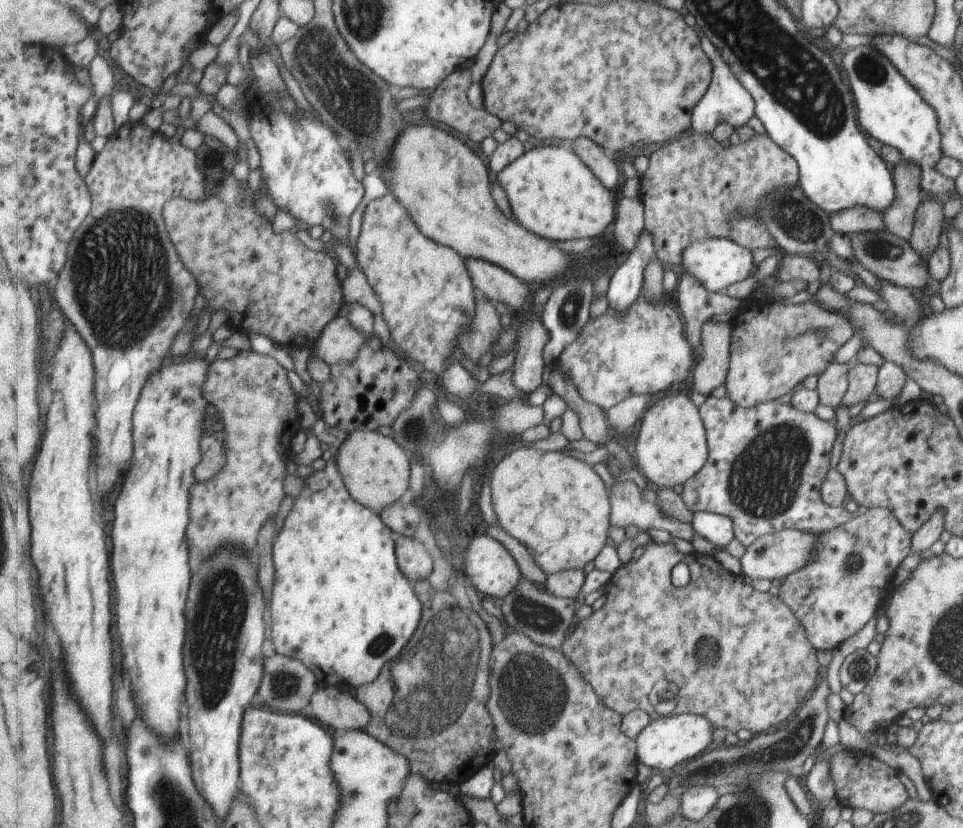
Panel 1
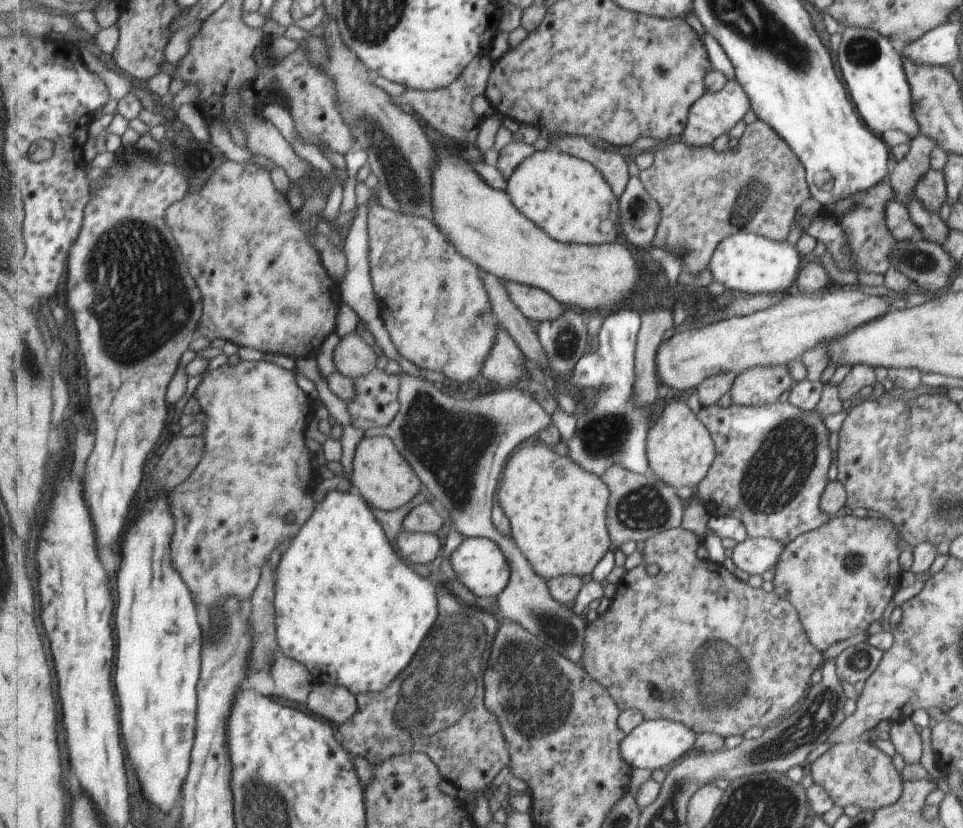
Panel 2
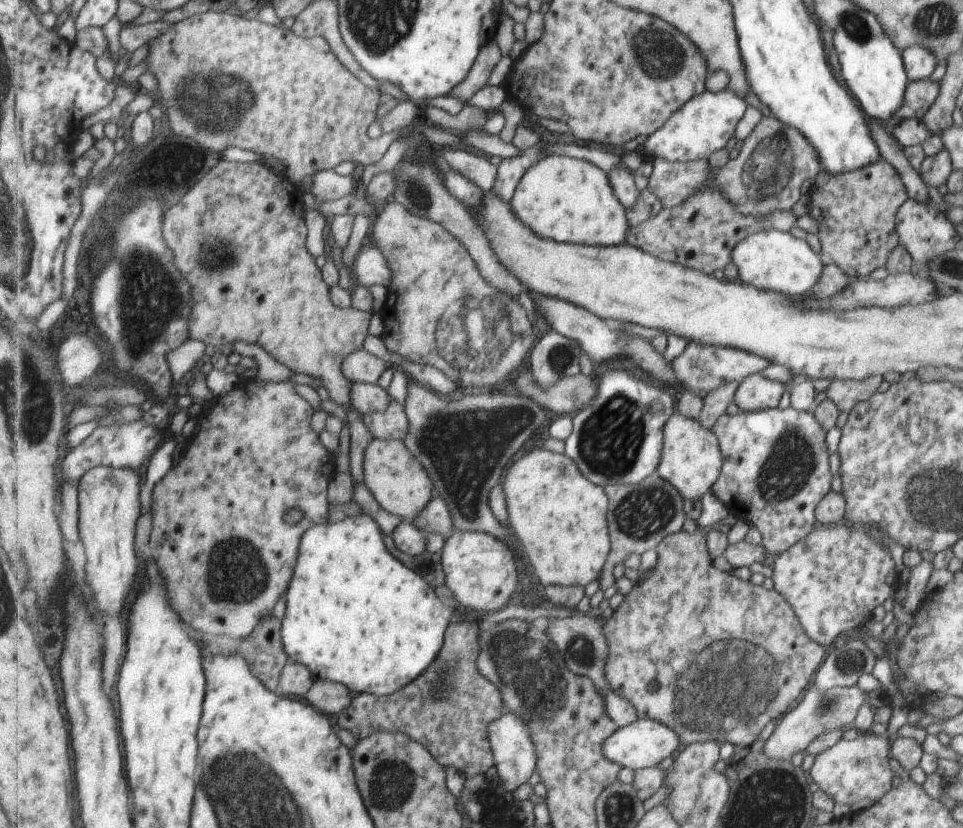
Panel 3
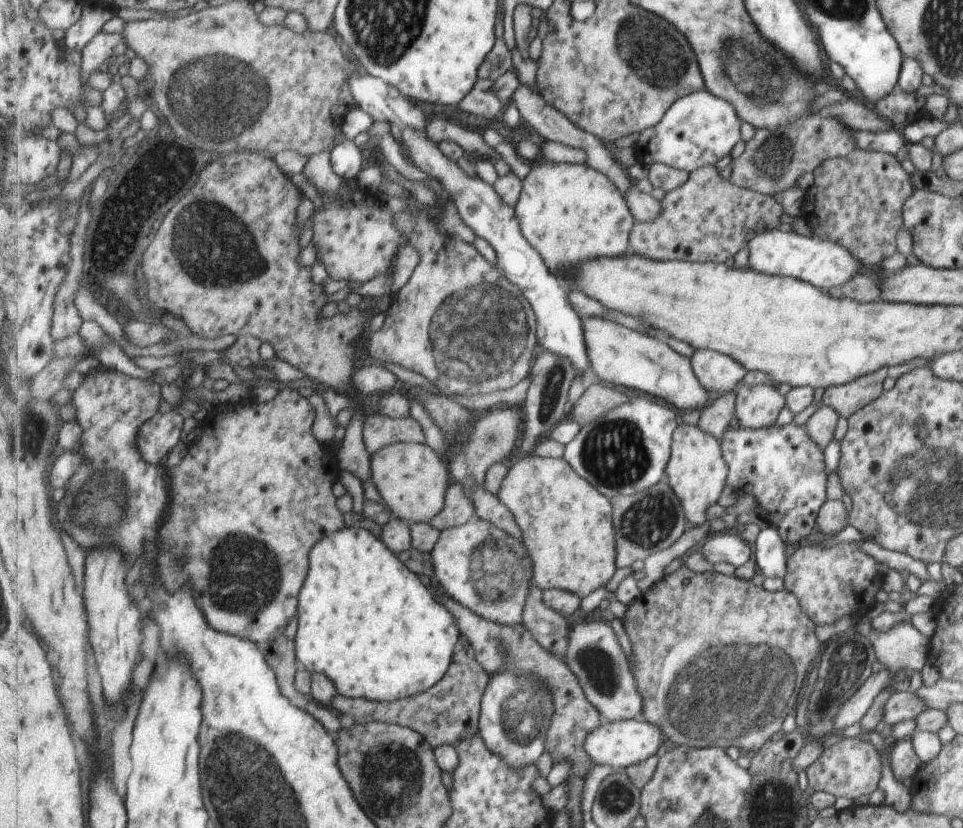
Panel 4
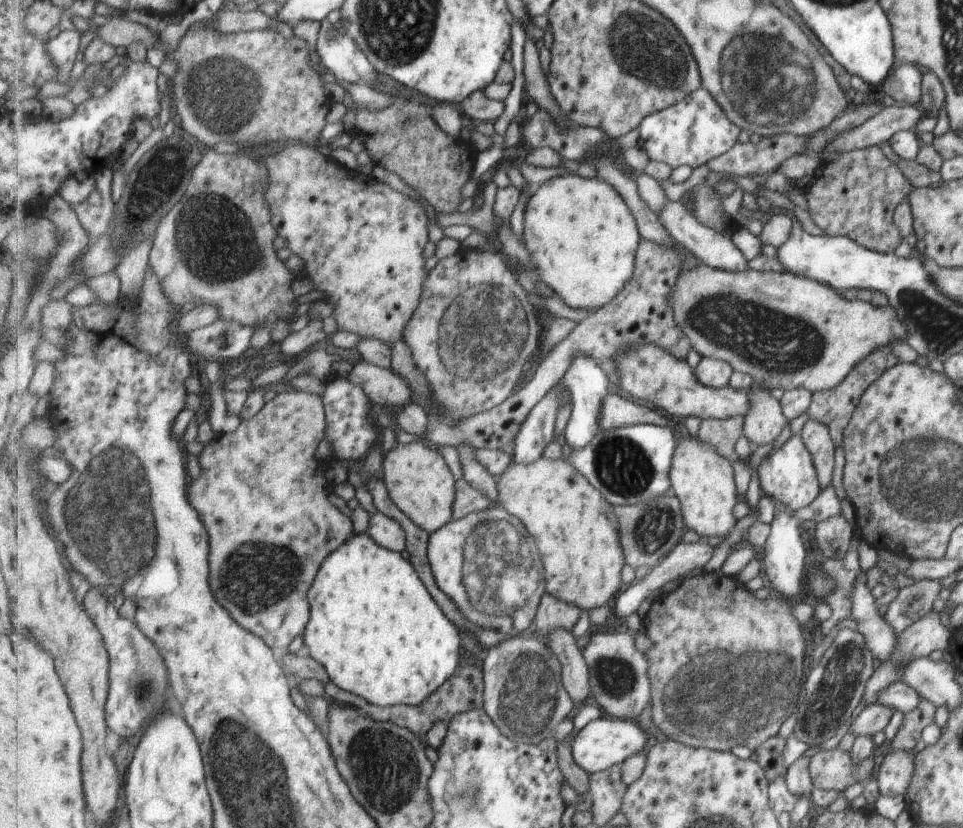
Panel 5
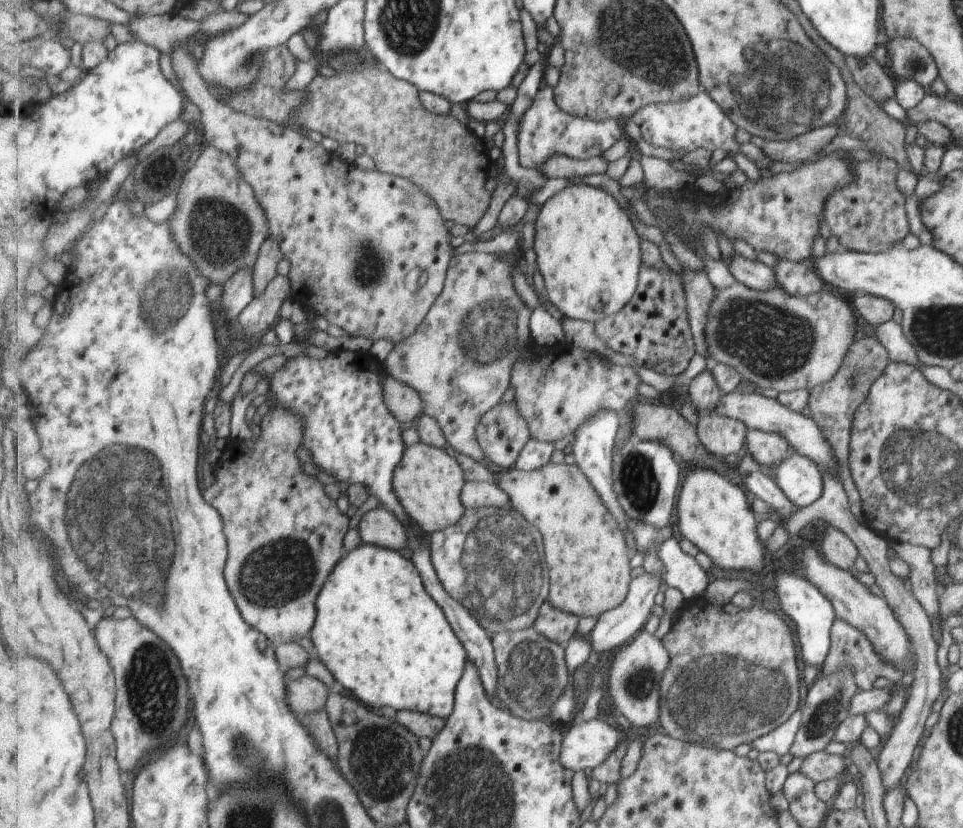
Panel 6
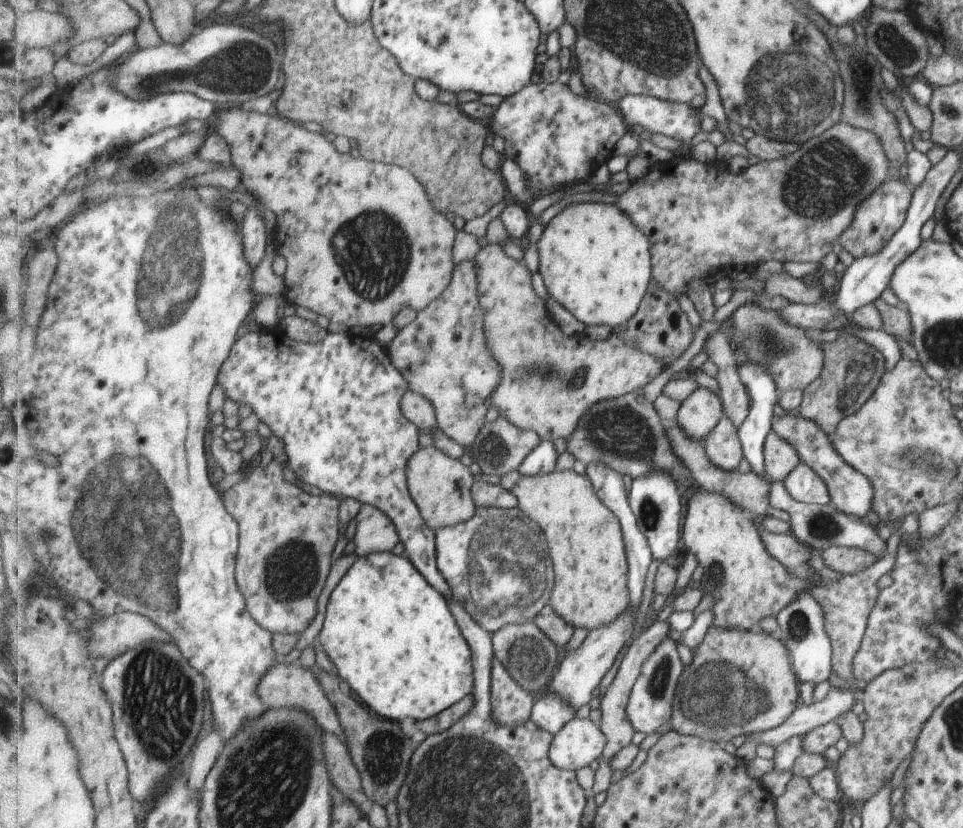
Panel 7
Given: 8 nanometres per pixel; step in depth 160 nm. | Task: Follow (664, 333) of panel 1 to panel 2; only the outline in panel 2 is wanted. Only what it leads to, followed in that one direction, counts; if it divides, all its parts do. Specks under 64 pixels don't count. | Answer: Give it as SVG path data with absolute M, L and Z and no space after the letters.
M840 288L811 295L790 292L762 311L677 331L659 345L656 371L665 385L681 393L719 373L731 371L738 375L756 366L787 365L806 350L827 345L883 312L889 312L883 297L869 296L858 289Z

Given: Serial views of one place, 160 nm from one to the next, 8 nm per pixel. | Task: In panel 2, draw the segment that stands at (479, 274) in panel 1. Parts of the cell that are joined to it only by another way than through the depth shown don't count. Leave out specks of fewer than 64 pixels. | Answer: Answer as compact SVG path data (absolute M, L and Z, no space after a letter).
M505 280L502 283L507 289L510 300L535 324L565 316L565 306L549 291L513 281Z

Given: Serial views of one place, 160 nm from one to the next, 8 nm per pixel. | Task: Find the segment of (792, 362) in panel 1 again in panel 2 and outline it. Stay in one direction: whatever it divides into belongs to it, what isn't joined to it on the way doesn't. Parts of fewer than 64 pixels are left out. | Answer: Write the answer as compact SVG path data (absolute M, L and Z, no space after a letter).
M787 365L756 366L734 375L730 389L730 402L739 406L763 406L777 402L781 394L789 394L795 384Z

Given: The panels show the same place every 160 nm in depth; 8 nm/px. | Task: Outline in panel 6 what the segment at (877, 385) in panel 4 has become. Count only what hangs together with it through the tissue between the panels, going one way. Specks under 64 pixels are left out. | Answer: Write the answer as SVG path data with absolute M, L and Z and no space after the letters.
M863 336L853 342L839 368L839 372L826 383L815 385L808 390L808 399L806 404L806 414L819 425L821 432L825 434L829 444L832 446L836 458L839 459L840 469L838 470L838 479L841 481L845 491L851 514L859 524L863 524L863 510L861 502L852 483L850 470L846 458L848 457L848 439L851 437L852 417L855 414L857 406L867 397L869 390L876 378L884 372L885 369L885 350L884 347L874 337Z

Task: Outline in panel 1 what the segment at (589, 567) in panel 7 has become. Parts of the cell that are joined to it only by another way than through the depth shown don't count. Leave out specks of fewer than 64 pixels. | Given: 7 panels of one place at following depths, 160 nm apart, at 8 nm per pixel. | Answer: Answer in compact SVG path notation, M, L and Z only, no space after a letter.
M524 447L517 448L505 455L492 471L492 506L497 521L532 554L545 575L569 570L583 570L589 562L595 562L597 556L607 546L609 528L612 526L612 499L605 488L601 476L579 458L570 456L566 449L545 452Z

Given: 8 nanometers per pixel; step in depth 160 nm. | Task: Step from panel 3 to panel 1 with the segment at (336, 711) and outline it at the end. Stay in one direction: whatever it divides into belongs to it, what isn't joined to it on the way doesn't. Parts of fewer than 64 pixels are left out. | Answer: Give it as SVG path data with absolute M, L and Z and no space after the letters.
M335 684L319 687L307 714L331 730L367 729L372 723L370 710L349 689Z

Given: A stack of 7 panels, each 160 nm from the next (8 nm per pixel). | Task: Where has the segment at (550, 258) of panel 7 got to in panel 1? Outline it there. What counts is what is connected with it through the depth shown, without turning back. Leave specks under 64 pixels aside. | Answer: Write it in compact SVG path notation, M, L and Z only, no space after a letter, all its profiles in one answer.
M566 142L532 148L496 178L503 184L516 220L542 238L557 242L587 236L601 238L603 230L617 218L618 194L608 190Z

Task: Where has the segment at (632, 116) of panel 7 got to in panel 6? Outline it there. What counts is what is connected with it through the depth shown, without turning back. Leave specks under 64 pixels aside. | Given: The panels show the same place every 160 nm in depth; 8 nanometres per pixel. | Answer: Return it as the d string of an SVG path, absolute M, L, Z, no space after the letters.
M701 91L699 98L697 99L685 99L677 101L676 103L652 103L651 105L644 106L641 110L638 110L633 118L630 119L641 130L641 136L651 144L655 146L662 146L663 148L669 148L669 150L675 150L675 152L682 153L685 158L687 154L697 148L705 147L710 152L713 150L725 150L728 153L735 154L739 150L739 145L735 142L735 125L727 115L727 113L721 108L721 106L705 91Z

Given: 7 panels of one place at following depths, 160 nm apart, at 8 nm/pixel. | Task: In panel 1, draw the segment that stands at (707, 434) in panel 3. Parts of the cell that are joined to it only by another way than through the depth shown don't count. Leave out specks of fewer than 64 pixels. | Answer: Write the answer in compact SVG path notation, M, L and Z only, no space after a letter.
M685 394L655 397L641 422L635 453L638 469L653 487L672 489L684 485L703 468L708 454L704 427L697 408Z

